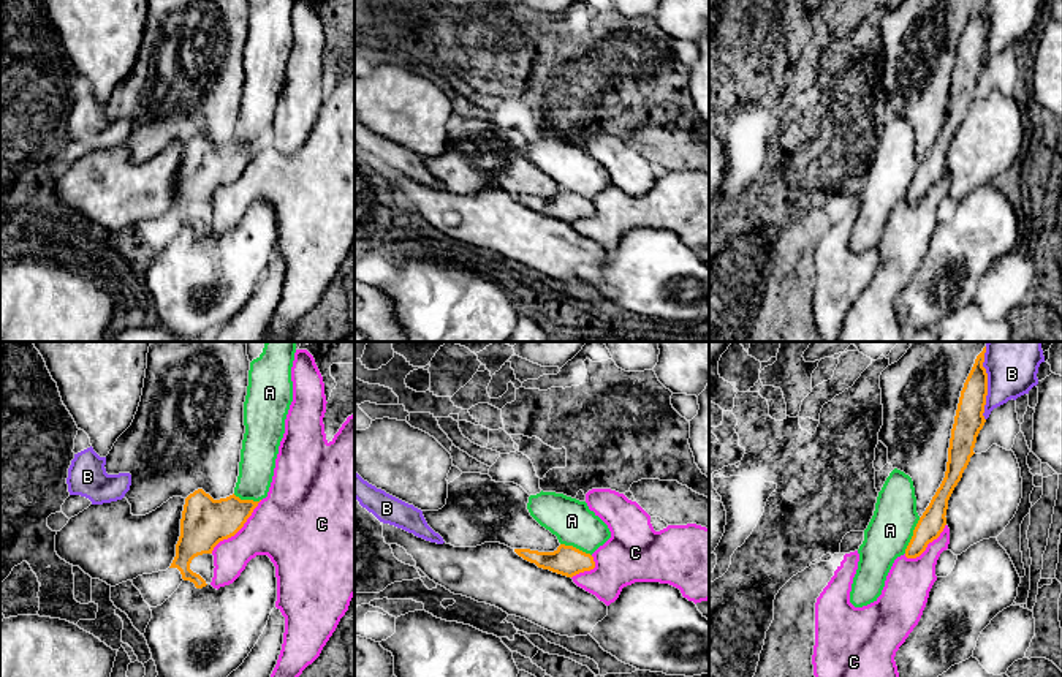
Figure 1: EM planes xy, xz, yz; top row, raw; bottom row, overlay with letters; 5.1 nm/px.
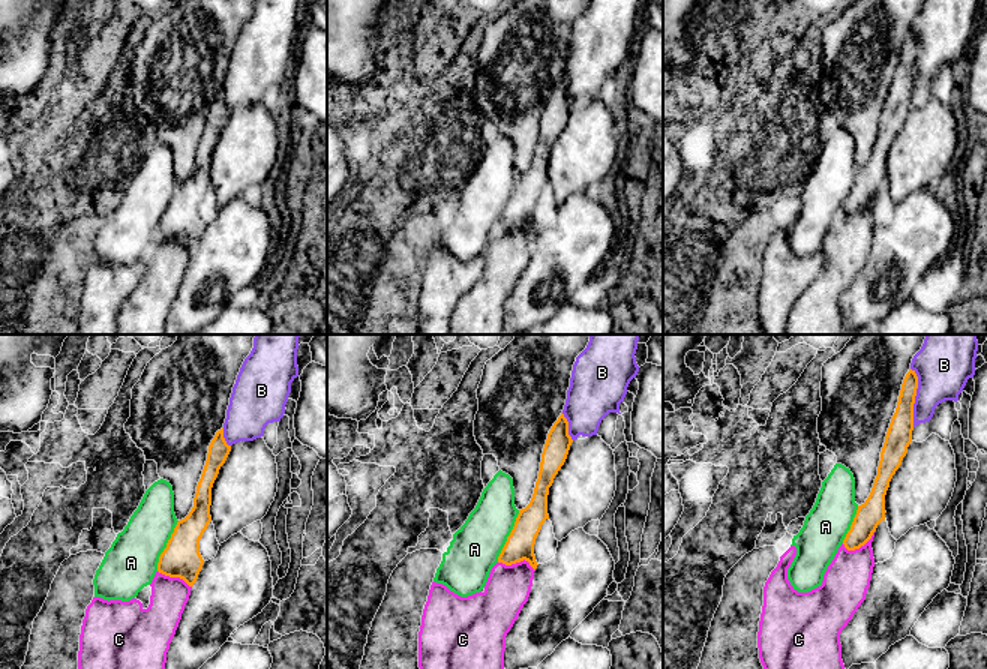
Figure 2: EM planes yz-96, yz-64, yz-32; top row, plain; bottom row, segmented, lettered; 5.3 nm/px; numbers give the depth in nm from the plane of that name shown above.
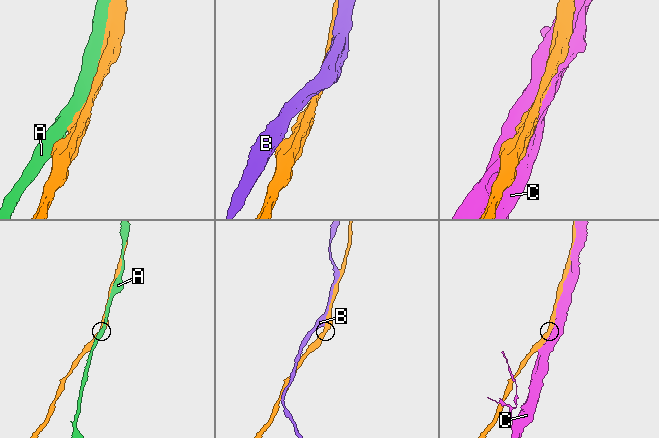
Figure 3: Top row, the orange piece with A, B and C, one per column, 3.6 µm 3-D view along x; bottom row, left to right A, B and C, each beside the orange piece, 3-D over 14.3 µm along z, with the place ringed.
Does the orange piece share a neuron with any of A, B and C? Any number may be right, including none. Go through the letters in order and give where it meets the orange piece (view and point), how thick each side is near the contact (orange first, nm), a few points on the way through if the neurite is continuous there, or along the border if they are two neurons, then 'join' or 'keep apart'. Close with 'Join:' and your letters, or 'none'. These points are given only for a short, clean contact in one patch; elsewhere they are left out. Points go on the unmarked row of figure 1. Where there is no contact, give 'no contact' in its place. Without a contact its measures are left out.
A: meets orange in yz at (914, 181); 140 nm thick on the orange side, 220 nm on the other; keep apart
B: meets orange in yz at (986, 34); 150 nm thick on the orange side, 220 nm on the other; keep apart
C: meets orange in xy at (238, 176); 240 nm thick on the orange side, 360 nm on the other; keep apart
Join: none

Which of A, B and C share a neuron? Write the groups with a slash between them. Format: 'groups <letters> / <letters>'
groups A / B / C

